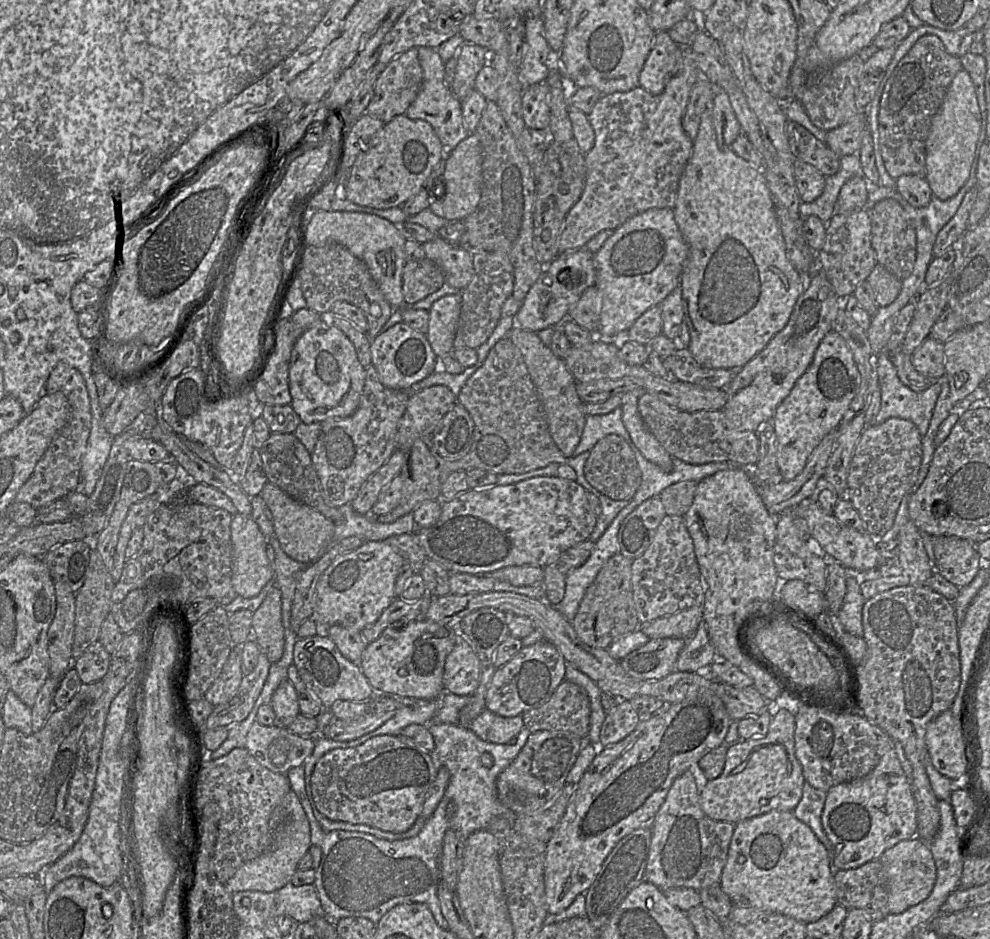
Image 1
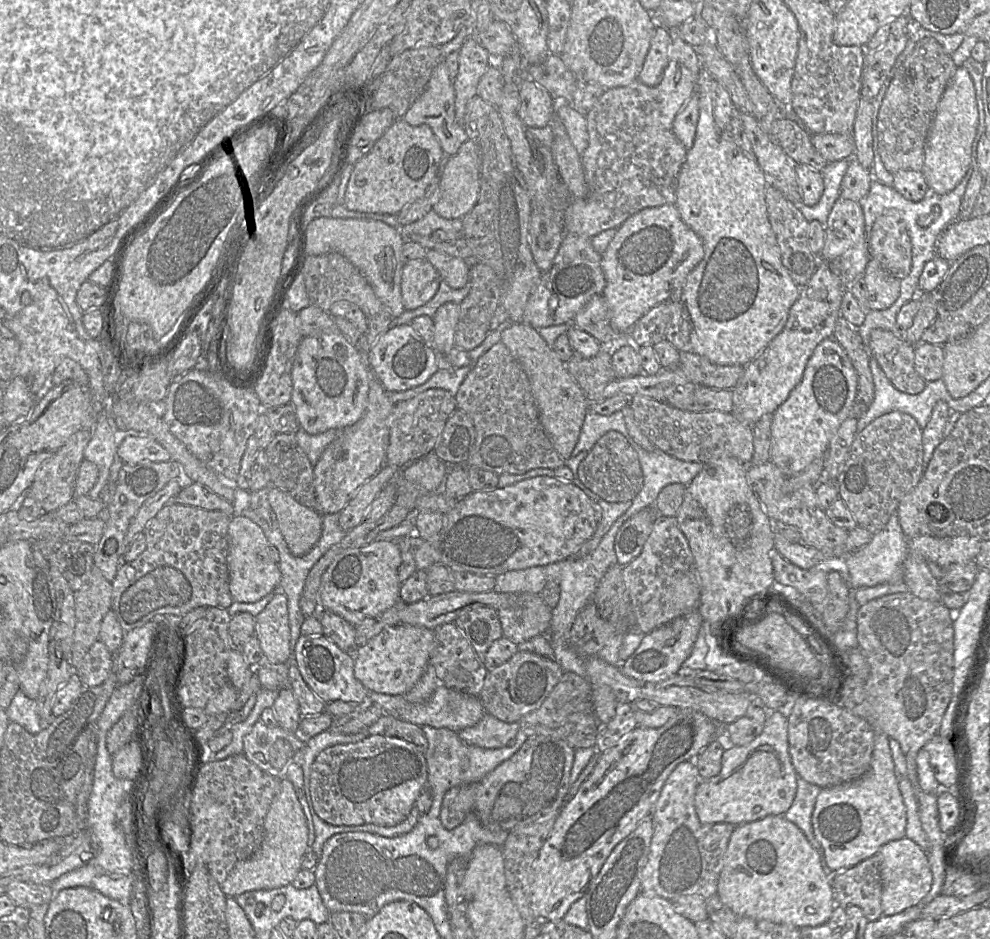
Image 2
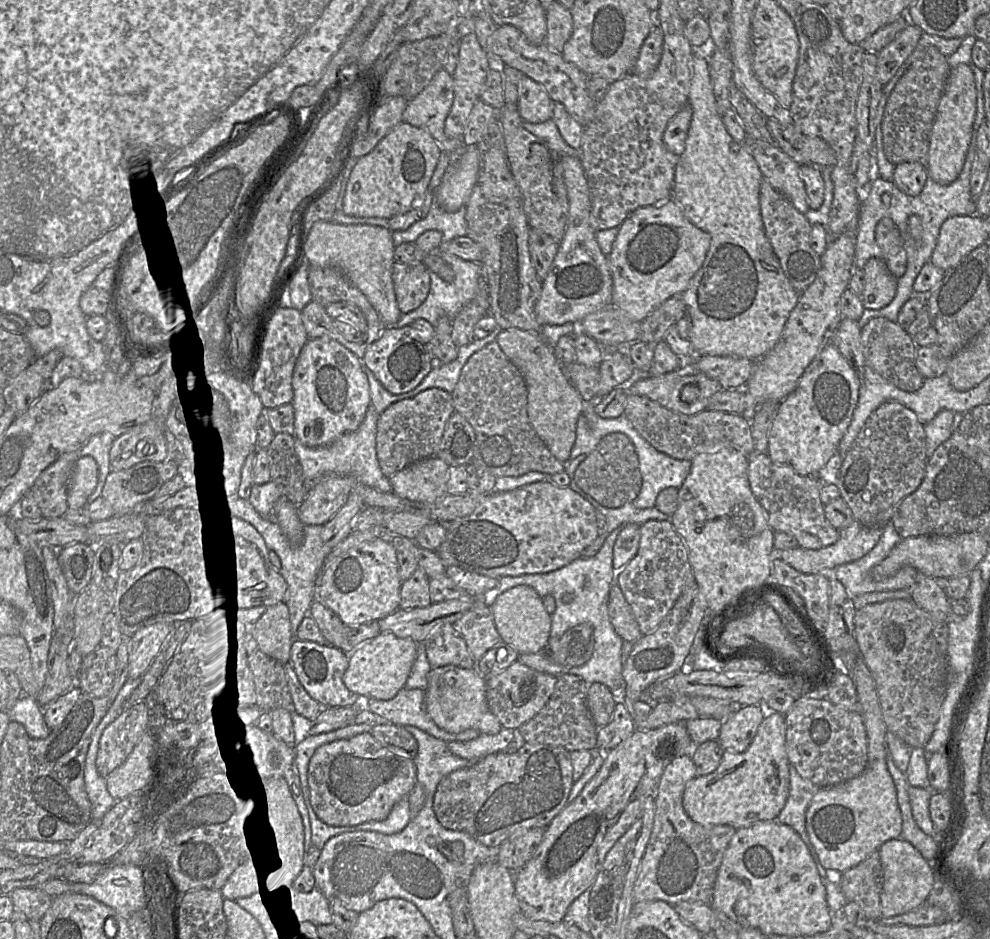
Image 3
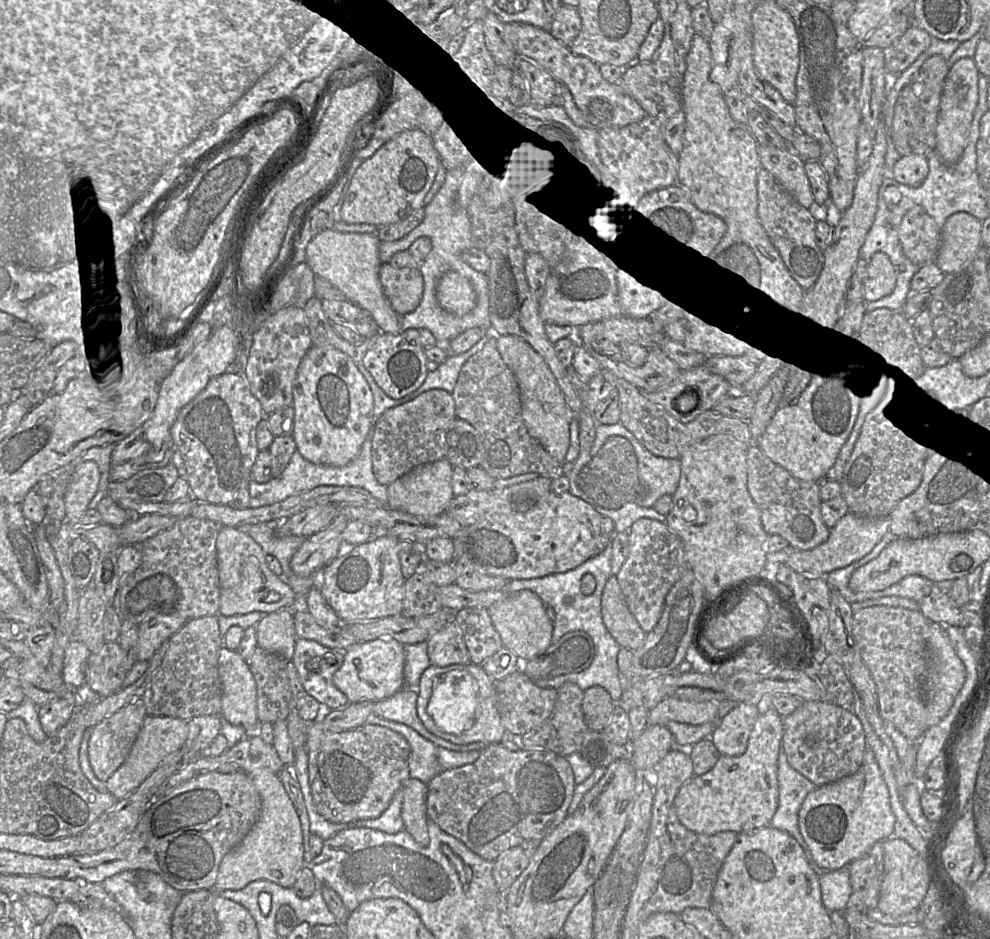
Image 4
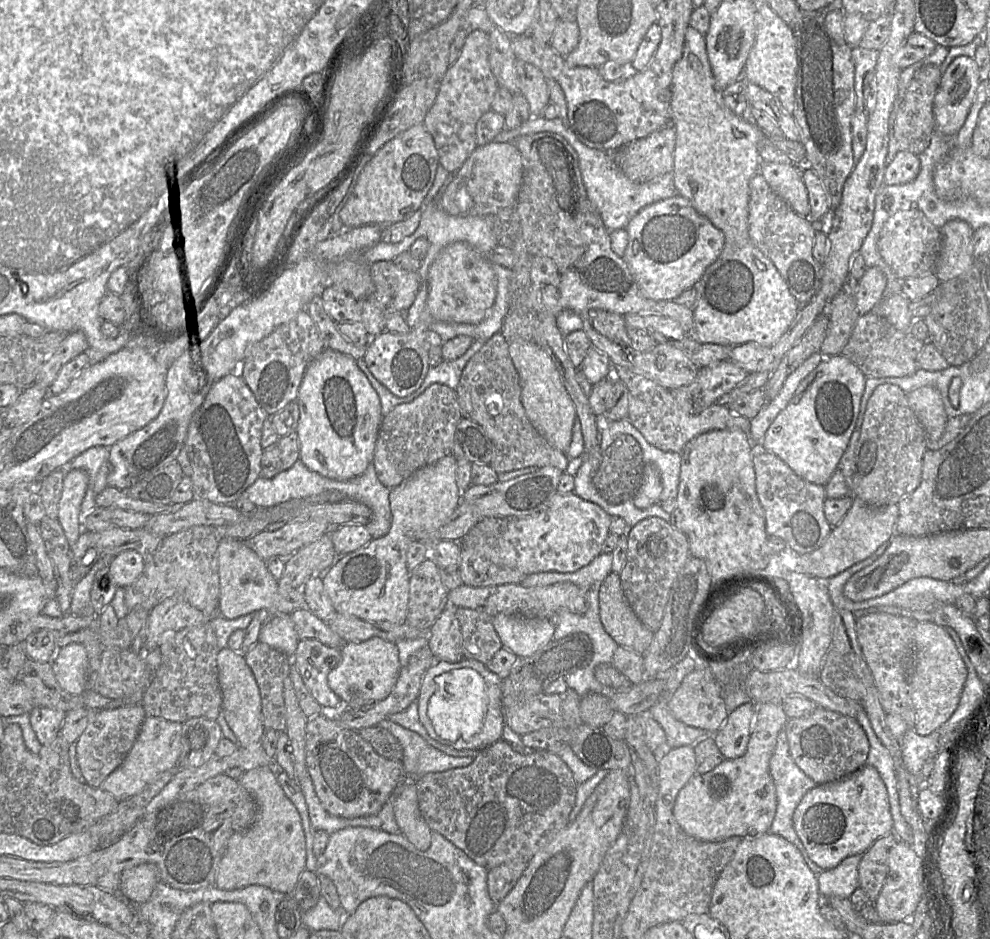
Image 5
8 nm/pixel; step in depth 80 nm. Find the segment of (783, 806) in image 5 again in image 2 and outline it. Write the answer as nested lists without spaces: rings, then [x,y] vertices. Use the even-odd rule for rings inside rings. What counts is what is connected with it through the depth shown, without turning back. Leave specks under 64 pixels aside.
[[[801,777],[797,778],[797,792],[792,806],[784,814],[785,818],[794,823],[806,836],[811,846],[817,851],[820,857],[821,867],[826,877],[831,873],[828,868],[824,850],[820,842],[815,837],[812,827],[812,814],[814,811],[817,796],[821,792],[821,788],[813,785]]]

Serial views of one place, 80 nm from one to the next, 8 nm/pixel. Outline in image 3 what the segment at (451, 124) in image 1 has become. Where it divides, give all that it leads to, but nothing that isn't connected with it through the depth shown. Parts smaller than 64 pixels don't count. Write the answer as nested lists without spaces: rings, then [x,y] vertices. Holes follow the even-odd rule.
[[[444,68],[439,70],[427,87],[408,102],[402,115],[402,120],[413,126],[427,130],[440,146],[440,151],[456,155],[466,145],[463,139],[448,138],[444,132],[445,120],[451,109],[454,99],[453,79]]]

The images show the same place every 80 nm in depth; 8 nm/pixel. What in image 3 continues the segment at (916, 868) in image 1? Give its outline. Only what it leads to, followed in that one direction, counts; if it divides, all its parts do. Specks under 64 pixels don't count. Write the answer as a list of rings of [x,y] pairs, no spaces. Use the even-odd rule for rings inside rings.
[[[900,837],[885,842],[878,851],[883,870],[880,895],[882,917],[904,914],[920,906],[927,899],[935,881],[933,862],[924,859],[910,842]]]

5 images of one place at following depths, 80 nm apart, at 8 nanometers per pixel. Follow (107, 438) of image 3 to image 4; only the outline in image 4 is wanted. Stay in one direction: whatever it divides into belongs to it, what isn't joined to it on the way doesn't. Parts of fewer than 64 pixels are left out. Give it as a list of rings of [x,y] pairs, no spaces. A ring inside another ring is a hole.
[[[113,443],[105,444],[102,446],[91,447],[84,451],[80,456],[73,460],[74,467],[84,461],[94,461],[100,472],[100,480],[98,484],[98,489],[94,497],[88,504],[89,509],[95,509],[99,501],[107,495],[107,488],[110,482],[110,463],[111,463],[111,453],[114,448]]]

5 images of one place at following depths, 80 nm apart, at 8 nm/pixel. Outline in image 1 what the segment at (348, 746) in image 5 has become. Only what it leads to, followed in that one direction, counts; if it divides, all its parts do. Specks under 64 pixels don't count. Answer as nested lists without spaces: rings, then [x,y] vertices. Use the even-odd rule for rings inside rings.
[[[395,735],[375,736],[356,747],[330,750],[316,762],[311,777],[313,800],[330,820],[402,833],[421,815],[438,769],[432,753],[415,744],[407,744]]]

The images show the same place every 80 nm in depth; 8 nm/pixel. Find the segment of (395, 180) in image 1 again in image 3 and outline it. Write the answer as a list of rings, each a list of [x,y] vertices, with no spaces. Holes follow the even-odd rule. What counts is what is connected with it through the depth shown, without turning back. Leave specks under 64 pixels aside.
[[[400,122],[370,153],[358,159],[346,187],[342,211],[353,217],[386,219],[409,211],[423,199],[440,154],[440,146],[427,130]]]

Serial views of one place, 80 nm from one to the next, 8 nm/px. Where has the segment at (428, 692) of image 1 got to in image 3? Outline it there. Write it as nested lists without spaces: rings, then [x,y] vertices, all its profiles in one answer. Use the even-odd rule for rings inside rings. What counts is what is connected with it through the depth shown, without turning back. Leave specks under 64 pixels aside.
[[[380,632],[351,652],[343,682],[351,692],[359,696],[378,700],[392,699],[406,685],[417,656],[417,648],[418,643],[411,638],[399,638],[391,632]]]

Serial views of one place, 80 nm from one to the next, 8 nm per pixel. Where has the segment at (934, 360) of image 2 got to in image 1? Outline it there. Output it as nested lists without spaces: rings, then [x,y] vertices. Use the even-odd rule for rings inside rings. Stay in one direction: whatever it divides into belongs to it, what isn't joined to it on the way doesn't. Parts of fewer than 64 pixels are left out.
[[[928,337],[911,355],[914,368],[930,380],[945,374],[944,343]]]

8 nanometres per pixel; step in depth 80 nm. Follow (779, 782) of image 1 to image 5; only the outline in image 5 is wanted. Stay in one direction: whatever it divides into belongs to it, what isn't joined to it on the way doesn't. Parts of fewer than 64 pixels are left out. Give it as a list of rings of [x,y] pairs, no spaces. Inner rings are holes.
[[[782,703],[758,704],[746,753],[737,759],[725,759],[708,773],[696,774],[679,791],[673,814],[686,834],[700,841],[719,842],[730,837],[746,838],[770,831],[777,810],[777,794],[769,764],[777,744],[777,737],[785,728],[787,721],[788,717]]]

